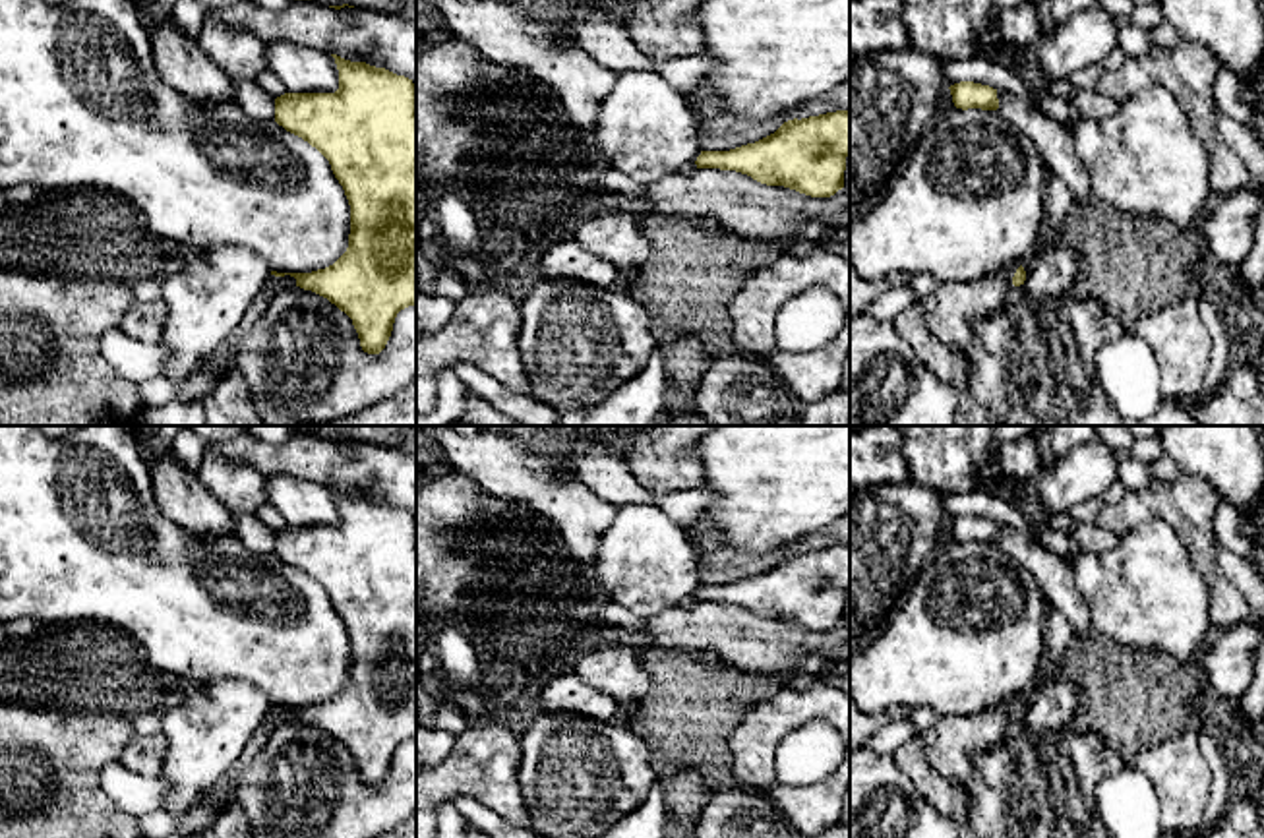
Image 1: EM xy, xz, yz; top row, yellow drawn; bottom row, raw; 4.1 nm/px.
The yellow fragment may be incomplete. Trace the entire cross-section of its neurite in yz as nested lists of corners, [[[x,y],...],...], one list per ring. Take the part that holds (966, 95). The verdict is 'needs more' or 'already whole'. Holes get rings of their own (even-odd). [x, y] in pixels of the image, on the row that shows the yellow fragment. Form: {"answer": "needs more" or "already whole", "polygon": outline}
{"answer": "already whole", "polygon": [[[960,81],[948,87],[952,95],[952,103],[956,108],[981,108],[981,110],[997,110],[999,99],[997,89],[974,81]]]}

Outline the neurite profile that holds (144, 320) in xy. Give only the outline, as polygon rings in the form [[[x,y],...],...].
[[[165,300],[134,302],[126,312],[120,329],[141,343],[159,343],[168,308]]]

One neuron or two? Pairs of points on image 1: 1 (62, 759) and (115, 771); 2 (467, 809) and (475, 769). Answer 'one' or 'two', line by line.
1: two
2: two

